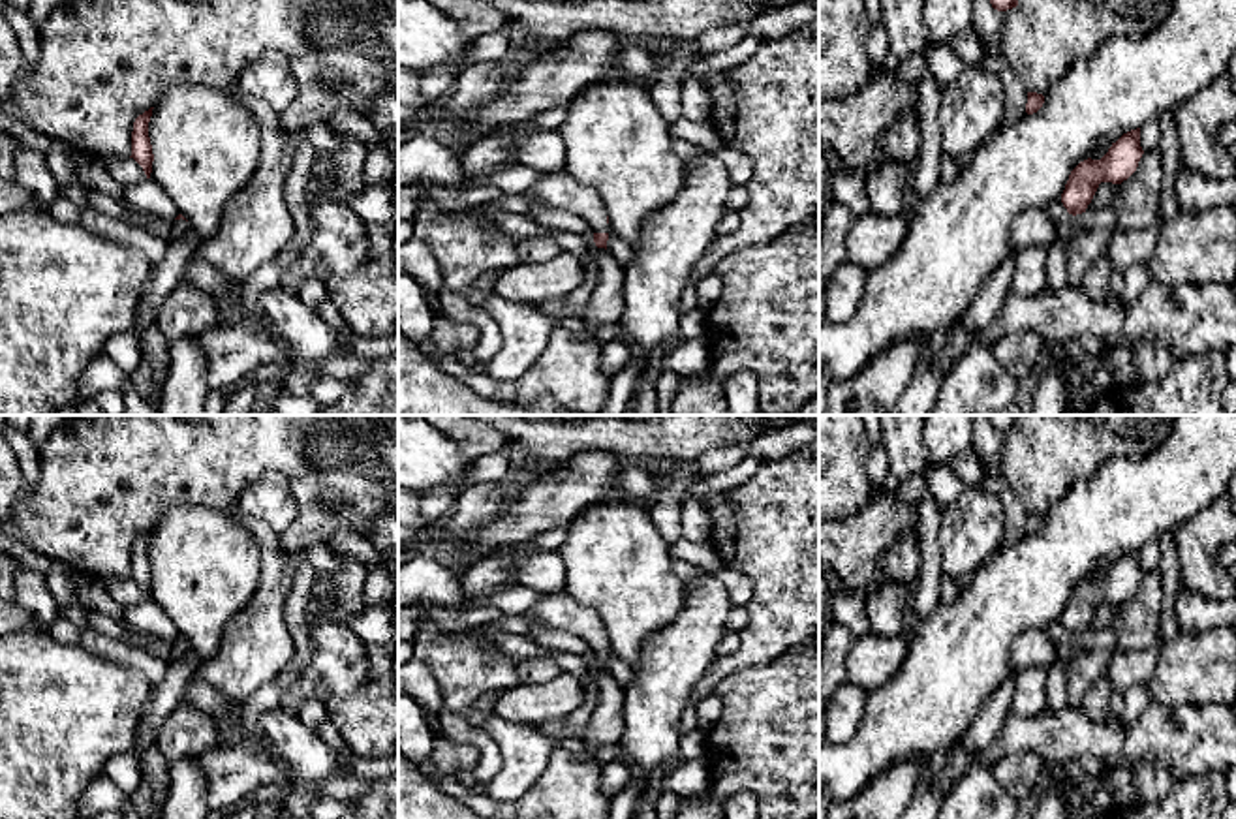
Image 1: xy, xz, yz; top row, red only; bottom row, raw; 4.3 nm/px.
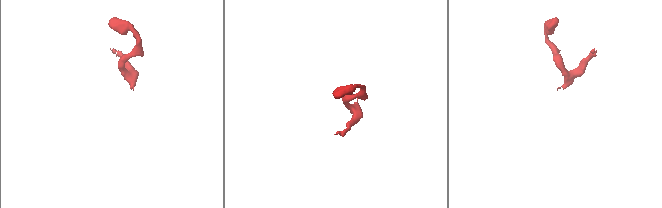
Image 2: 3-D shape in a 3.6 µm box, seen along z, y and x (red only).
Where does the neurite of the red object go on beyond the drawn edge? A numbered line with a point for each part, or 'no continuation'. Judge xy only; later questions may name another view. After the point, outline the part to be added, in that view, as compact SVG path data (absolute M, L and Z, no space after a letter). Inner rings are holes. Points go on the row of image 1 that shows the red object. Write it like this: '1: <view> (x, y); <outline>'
1: xy (179, 228); M180 218L180 220L173 220L169 227L171 227L171 233L167 240L182 237L190 229L190 224Z

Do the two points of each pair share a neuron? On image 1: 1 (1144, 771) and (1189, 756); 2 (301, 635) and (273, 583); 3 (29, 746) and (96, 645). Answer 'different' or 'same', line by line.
1: different
2: different
3: different

